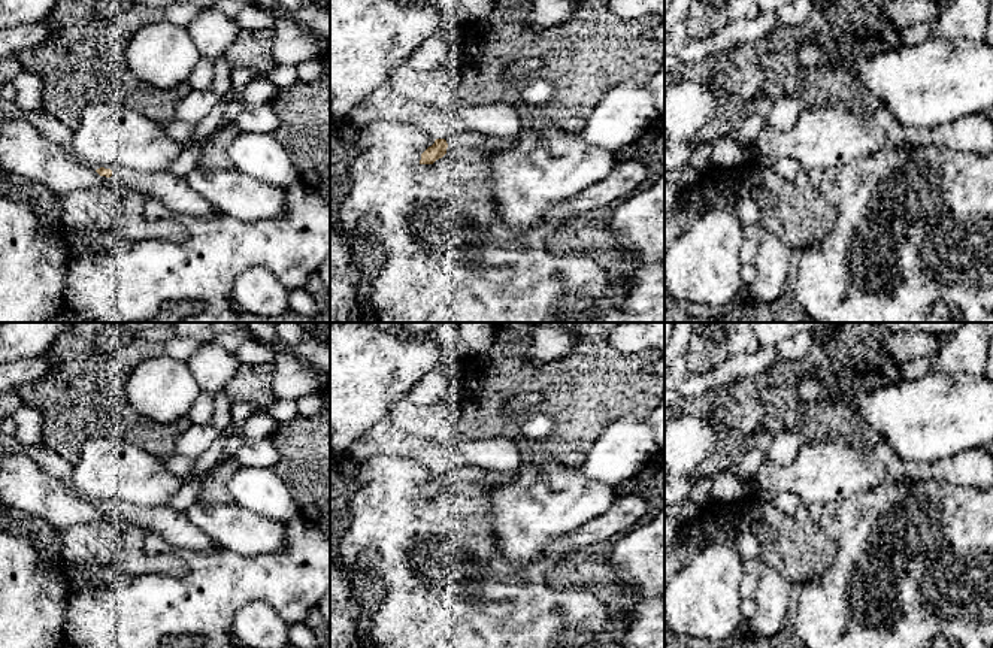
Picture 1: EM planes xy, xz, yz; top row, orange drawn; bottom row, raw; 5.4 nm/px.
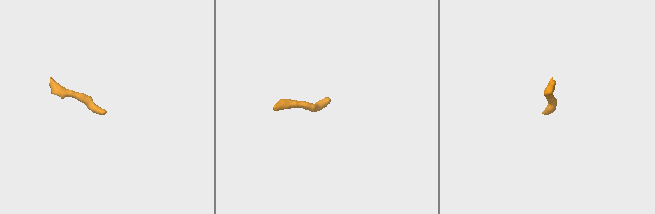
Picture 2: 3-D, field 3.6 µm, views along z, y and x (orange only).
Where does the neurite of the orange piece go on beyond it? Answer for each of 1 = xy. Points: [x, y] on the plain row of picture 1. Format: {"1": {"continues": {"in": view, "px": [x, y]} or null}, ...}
{"1": {"continues": {"in": "xy", "px": [173, 526]}}}

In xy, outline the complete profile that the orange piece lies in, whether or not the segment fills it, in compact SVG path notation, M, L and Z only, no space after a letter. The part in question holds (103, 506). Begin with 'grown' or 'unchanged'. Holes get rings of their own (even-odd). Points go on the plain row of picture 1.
grown; M100 502L96 506L100 511L112 511L113 514L124 517L142 530L158 533L170 545L199 552L212 552L220 548L181 511L167 506L143 508L127 502L118 502L115 505Z

